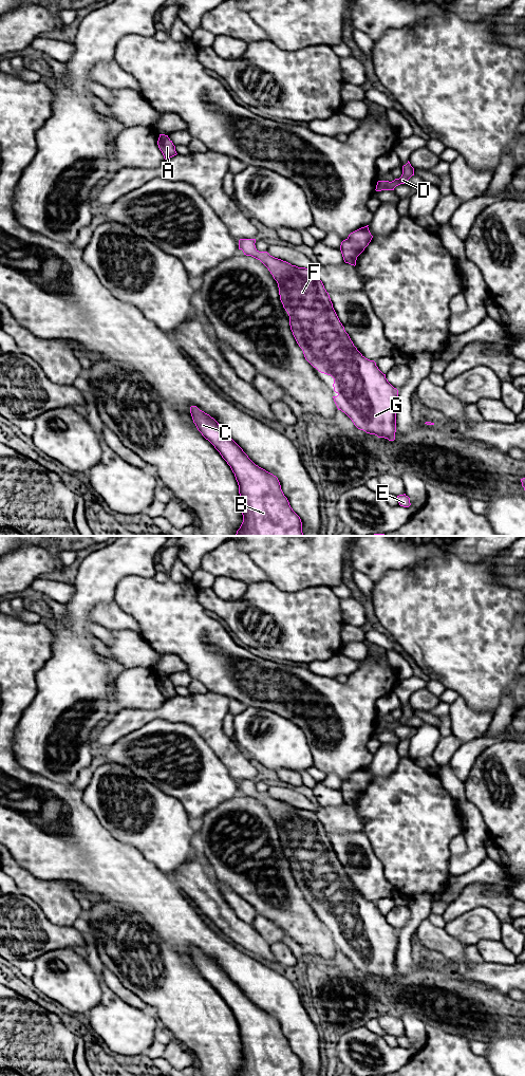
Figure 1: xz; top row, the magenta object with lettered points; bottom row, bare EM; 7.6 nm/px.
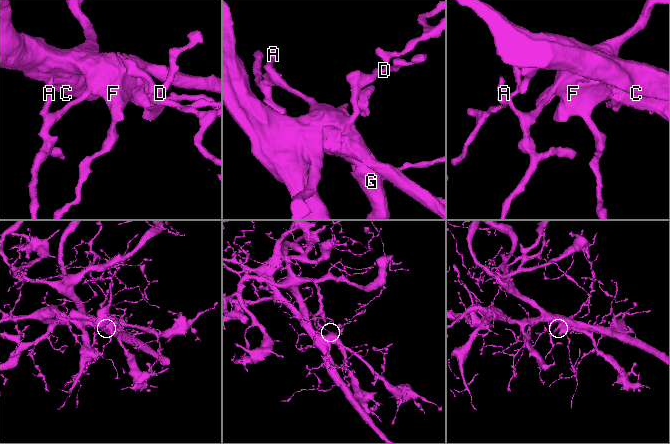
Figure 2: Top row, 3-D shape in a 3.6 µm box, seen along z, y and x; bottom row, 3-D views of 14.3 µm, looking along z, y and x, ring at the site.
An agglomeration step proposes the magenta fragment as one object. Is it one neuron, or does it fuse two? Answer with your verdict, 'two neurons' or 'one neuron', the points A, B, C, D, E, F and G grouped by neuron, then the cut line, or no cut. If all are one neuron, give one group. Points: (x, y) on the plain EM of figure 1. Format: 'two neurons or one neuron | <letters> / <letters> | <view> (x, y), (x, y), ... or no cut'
one neuron | A B C D E F G | no cut

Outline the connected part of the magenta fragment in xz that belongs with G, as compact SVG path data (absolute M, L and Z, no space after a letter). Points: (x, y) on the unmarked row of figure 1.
M240 780L239 791L260 801L277 822L280 841L289 857L290 871L305 901L319 913L334 920L333 928L338 936L333 940L338 951L344 953L358 970L394 982L398 931L388 923L376 904L365 899L354 887L316 812L292 806L267 793L259 793L255 784L256 780Z

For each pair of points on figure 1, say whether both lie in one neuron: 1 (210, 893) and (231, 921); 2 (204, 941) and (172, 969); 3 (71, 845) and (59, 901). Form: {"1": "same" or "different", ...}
{"1": "same", "2": "different", "3": "different"}

